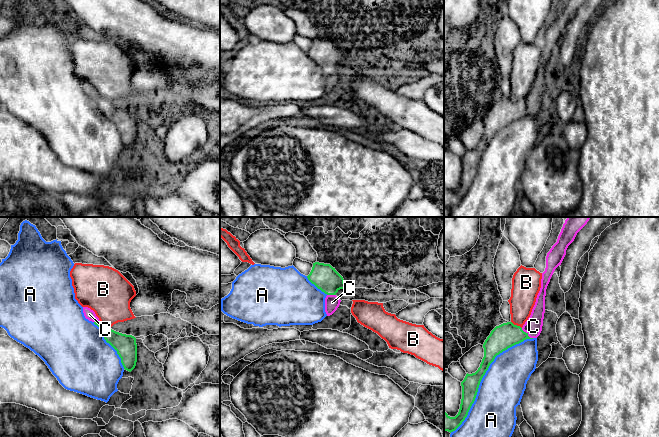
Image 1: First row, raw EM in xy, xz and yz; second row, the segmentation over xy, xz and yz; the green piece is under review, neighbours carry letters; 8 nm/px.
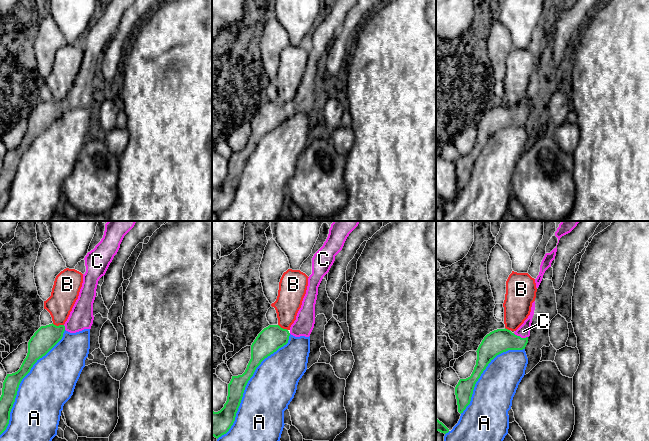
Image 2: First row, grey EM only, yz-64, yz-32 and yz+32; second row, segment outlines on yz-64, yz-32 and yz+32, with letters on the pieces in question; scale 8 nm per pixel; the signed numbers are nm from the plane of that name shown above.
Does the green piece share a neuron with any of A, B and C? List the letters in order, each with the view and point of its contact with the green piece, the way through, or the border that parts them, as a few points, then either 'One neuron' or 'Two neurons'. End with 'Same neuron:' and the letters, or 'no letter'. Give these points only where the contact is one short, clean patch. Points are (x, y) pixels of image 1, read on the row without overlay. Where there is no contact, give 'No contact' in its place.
A: Touches green at yz (482, 153). Two neurons
B: Touches green at yz (516, 101). Boundary: yz (511, 97), (521, 104). Two neurons
C: Touches green at yz (527, 110). Path across: yz (506, 111), (527, 110), (533, 102). One neuron
Same neuron: C

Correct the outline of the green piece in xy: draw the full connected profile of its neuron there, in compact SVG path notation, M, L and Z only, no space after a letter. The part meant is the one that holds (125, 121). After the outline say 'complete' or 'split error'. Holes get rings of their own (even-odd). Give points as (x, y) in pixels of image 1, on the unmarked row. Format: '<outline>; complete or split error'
M83 83L83 89L86 95L101 104L104 115L117 127L124 145L131 148L137 138L136 114L132 111L116 108L110 103L103 103L95 88L88 83Z; split error

